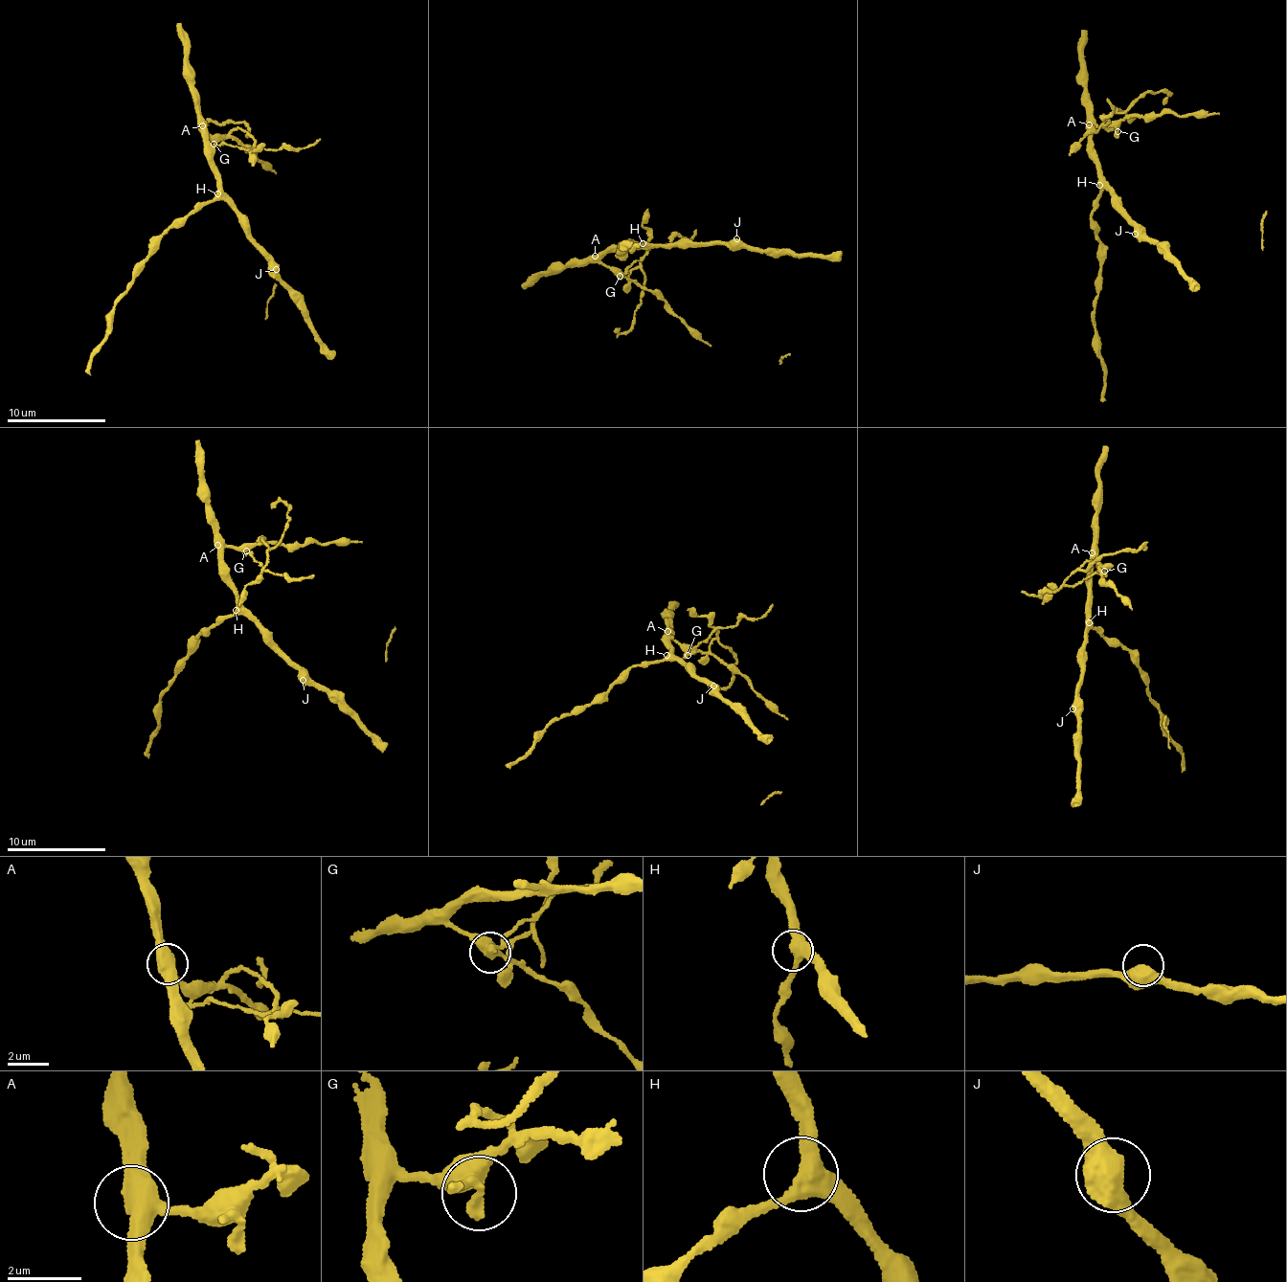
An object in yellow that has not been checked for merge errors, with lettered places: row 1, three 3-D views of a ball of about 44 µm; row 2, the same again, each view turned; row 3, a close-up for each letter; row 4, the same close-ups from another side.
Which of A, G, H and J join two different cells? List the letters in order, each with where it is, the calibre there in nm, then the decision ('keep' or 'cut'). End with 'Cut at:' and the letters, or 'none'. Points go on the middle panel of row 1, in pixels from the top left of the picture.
A: place (595, 256); calibre 480 nm; keep
G: place (620, 276); calibre 360 nm; cut
H: place (643, 243); calibre 400 nm; keep
J: place (736, 238); calibre 550 nm; keep
Cut at: G

